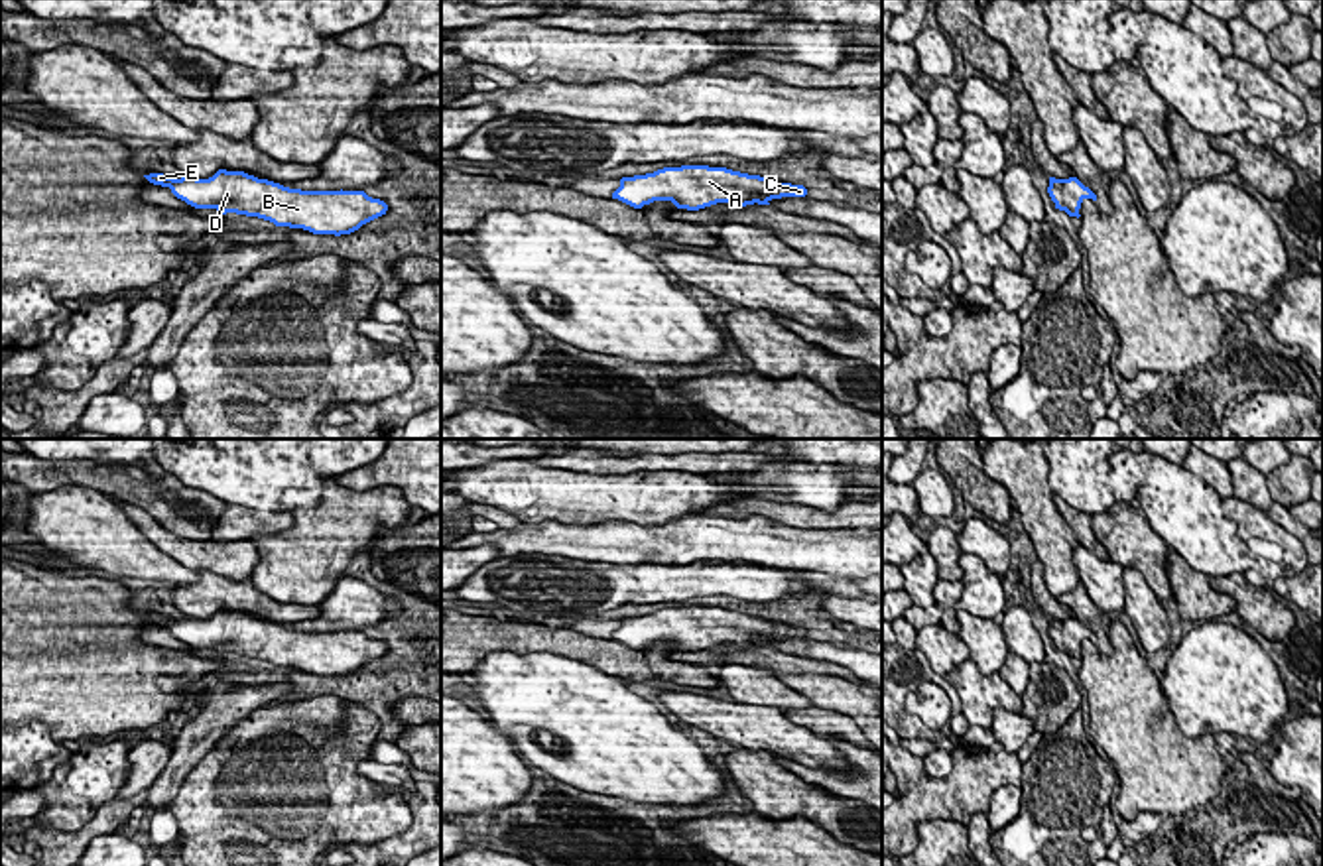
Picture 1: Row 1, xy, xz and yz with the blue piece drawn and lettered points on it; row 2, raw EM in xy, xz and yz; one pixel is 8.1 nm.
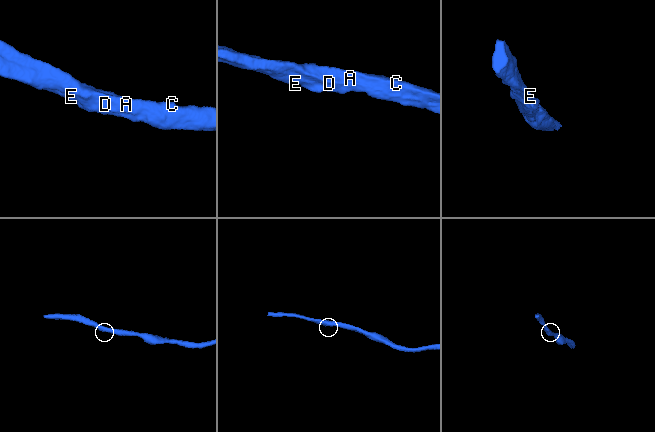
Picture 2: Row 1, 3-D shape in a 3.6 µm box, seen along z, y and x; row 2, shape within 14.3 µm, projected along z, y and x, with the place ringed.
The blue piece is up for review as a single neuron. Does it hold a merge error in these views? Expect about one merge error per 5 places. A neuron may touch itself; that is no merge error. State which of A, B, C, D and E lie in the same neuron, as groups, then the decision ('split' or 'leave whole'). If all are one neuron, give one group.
A B C D E | leave whole

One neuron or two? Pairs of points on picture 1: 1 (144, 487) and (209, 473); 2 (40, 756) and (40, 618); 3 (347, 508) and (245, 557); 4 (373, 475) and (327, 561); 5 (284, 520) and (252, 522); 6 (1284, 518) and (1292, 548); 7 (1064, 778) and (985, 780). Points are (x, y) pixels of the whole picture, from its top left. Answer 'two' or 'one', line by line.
1: two
2: two
3: two
4: two
5: one
6: two
7: two

